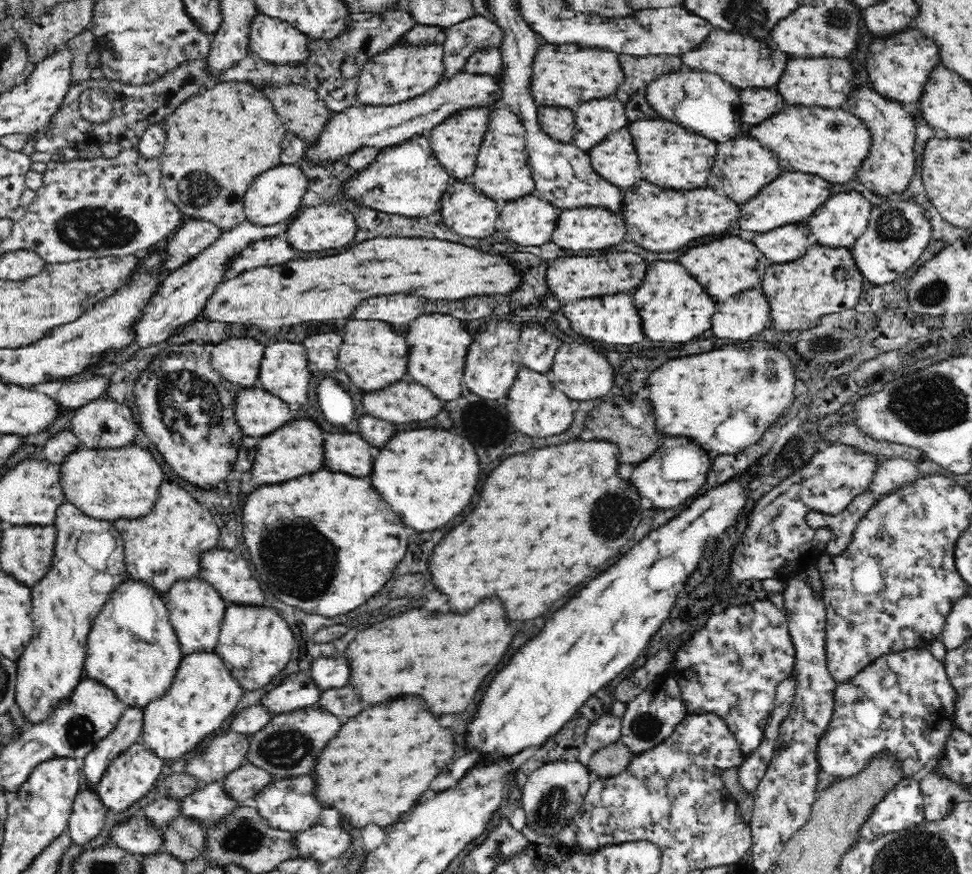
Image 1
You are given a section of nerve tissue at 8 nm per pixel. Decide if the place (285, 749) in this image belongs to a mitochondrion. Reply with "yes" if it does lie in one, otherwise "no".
yes

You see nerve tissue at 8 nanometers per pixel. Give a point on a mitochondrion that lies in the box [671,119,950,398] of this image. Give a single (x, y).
(892, 225)

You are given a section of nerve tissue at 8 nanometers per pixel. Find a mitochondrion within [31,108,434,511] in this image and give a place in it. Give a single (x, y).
(92, 228)

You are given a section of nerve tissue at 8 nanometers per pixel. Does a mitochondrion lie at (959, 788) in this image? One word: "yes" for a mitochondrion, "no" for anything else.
no

